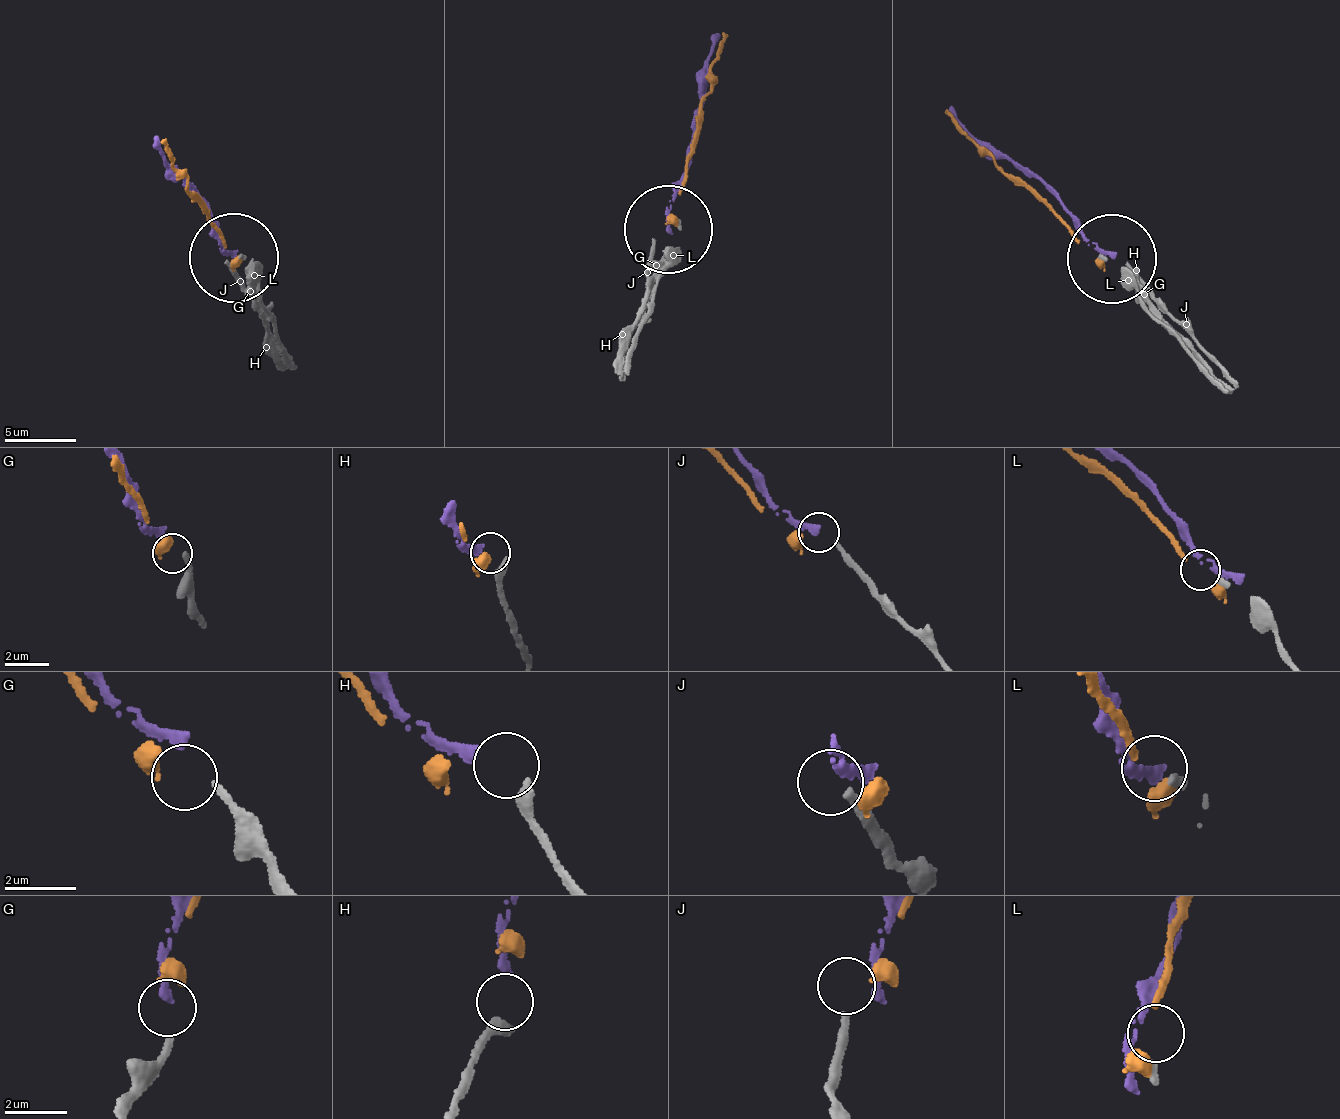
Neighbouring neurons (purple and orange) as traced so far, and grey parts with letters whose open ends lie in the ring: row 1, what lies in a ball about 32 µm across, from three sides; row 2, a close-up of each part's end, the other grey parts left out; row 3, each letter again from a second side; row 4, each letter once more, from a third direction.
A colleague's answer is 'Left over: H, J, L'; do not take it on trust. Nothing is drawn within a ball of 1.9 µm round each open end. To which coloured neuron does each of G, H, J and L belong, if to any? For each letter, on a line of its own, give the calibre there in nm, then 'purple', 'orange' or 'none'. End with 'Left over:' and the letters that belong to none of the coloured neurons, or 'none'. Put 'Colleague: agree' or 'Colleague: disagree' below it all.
G: 190 nm thick; orange
H: 320 nm thick; purple
J: 220 nm thick; none
L: 200 nm thick; none
Left over: J, L
Colleague: disagree

